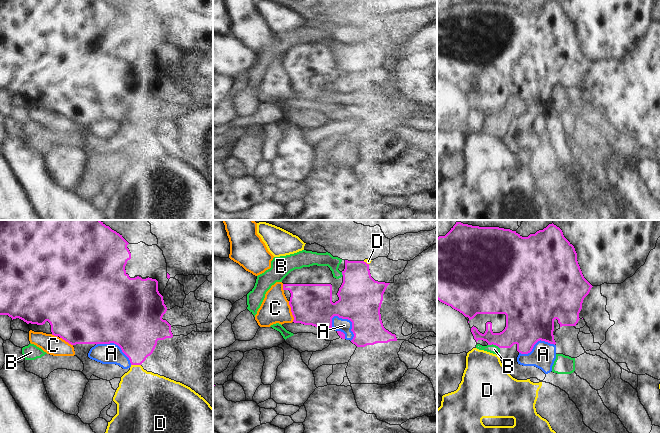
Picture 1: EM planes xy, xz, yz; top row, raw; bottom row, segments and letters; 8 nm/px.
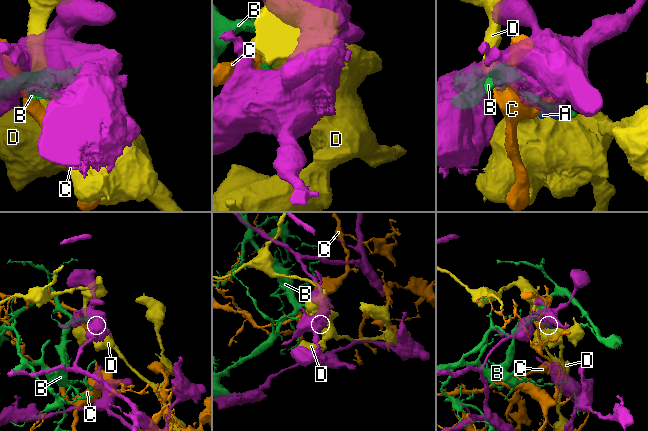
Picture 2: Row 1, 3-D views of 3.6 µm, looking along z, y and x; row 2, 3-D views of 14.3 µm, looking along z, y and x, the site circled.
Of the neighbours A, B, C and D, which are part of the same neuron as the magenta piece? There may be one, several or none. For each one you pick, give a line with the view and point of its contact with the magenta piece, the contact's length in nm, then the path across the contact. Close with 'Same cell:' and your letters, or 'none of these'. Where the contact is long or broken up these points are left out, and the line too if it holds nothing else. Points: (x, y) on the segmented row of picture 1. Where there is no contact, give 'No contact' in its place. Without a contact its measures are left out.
Same cell: none of these.

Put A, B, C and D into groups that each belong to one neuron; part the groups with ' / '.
A C / B / D

